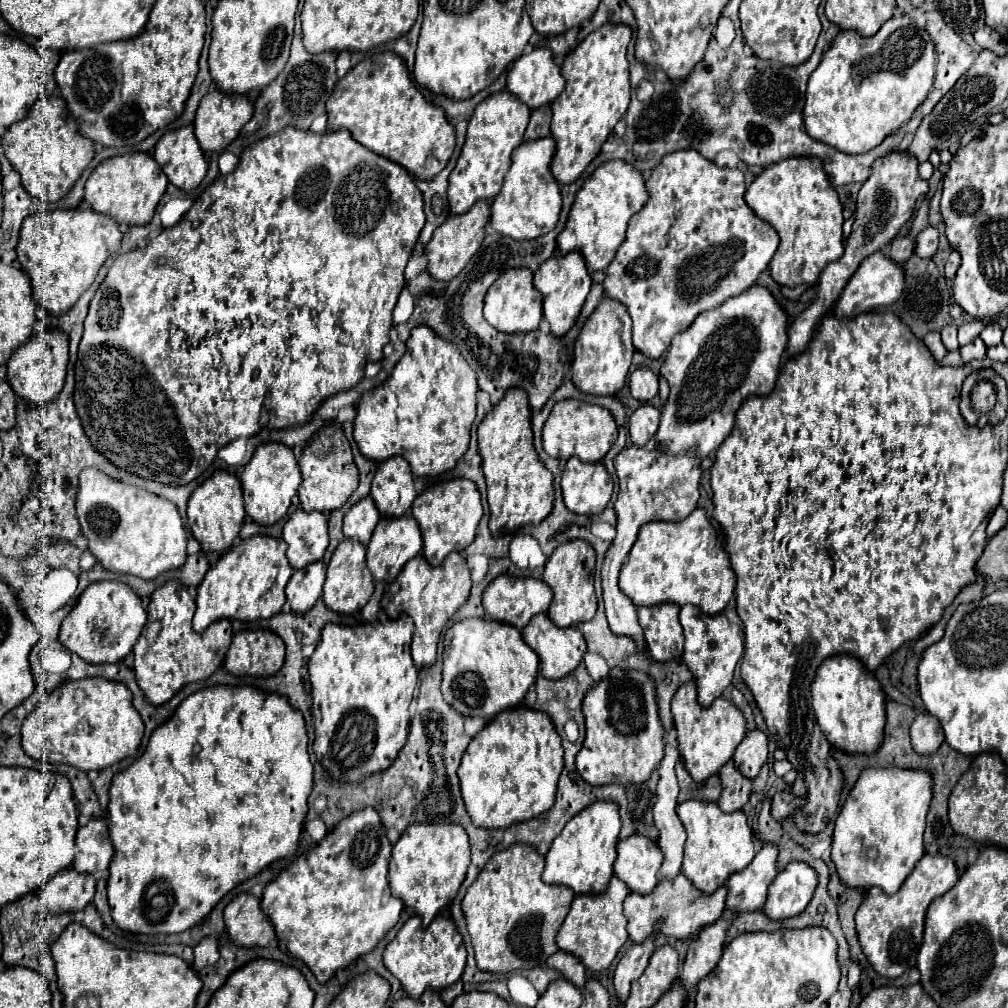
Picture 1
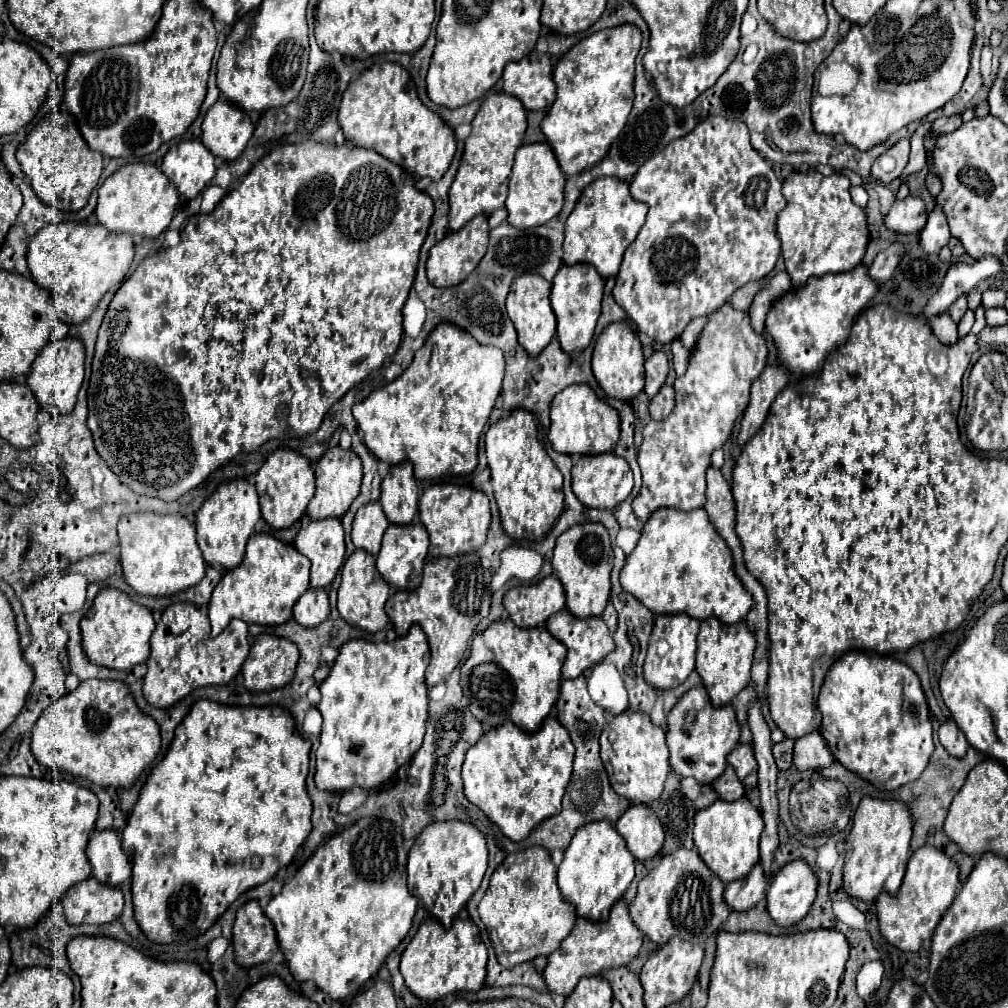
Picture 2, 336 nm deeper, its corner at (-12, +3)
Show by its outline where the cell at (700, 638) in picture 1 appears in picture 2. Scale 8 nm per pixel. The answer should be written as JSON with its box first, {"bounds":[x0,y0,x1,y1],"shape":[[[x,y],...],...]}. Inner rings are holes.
{"bounds":[696,619,756,705],"shape":[[[704,619],[698,633],[698,653],[696,653],[696,671],[704,681],[704,687],[714,705],[726,705],[736,697],[750,679],[752,653],[756,647],[754,635],[744,627],[744,621],[728,625],[720,619]]]}

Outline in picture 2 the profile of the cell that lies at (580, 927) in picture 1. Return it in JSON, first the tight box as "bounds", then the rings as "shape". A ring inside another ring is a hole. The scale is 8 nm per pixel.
{"bounds":[544,899,642,997],"shape":[[[624,899],[614,903],[610,917],[602,923],[594,923],[590,919],[578,917],[576,927],[568,935],[568,939],[560,943],[560,947],[552,955],[548,955],[548,965],[544,969],[548,991],[556,991],[566,997],[572,993],[572,989],[582,977],[594,977],[606,969],[628,965],[638,955],[640,947],[642,947],[642,933],[630,919],[628,903]]]}

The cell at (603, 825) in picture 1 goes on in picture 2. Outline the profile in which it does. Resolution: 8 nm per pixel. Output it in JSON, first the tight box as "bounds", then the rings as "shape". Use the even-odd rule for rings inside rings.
{"bounds":[558,819,634,921],"shape":[[[606,819],[600,823],[588,823],[576,831],[572,843],[564,853],[564,861],[558,867],[558,887],[564,899],[576,905],[580,917],[590,921],[608,919],[610,907],[622,899],[630,881],[634,879],[634,857],[628,853],[624,839],[618,835],[612,823]]]}

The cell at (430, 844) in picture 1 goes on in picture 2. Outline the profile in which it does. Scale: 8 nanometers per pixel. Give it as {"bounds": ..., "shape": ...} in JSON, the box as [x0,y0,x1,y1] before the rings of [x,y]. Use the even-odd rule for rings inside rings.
{"bounds":[408,823,486,925],"shape":[[[432,823],[416,837],[408,853],[408,889],[442,925],[448,925],[480,887],[486,865],[486,839],[472,823]]]}

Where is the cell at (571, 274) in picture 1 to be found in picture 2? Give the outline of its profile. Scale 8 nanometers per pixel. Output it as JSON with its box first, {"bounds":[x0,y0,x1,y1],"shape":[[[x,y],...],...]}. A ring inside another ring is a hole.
{"bounds":[550,263,604,353],"shape":[[[576,263],[576,265],[562,265],[558,269],[552,281],[550,303],[558,319],[556,337],[560,341],[560,347],[566,353],[578,353],[590,345],[590,339],[596,327],[596,319],[600,315],[602,291],[604,291],[604,279],[598,275],[598,271],[592,265]]]}

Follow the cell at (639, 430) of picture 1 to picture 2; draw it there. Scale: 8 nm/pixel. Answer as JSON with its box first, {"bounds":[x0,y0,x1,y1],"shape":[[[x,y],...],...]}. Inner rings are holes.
{"bounds":[650,385,674,421],"shape":[[[664,385],[650,401],[650,415],[654,421],[660,421],[666,419],[672,413],[672,409],[674,409],[674,391],[670,385]]]}

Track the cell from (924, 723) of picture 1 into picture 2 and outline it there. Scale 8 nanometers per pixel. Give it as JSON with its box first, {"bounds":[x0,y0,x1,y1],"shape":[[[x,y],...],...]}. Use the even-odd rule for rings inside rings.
{"bounds":[938,721,968,757],"shape":[[[954,721],[942,723],[940,729],[938,729],[938,737],[940,737],[940,743],[944,745],[944,749],[952,757],[960,757],[968,749],[968,741],[966,741],[964,733],[958,729],[958,725]]]}

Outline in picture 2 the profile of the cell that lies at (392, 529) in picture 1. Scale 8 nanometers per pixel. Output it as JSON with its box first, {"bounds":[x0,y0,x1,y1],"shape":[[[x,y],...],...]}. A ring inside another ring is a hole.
{"bounds":[376,521,430,591],"shape":[[[414,521],[408,525],[394,525],[392,523],[384,533],[382,549],[376,557],[376,567],[394,589],[414,591],[416,587],[420,587],[422,567],[424,567],[424,559],[428,555],[428,545],[430,545],[428,531],[420,521]]]}

